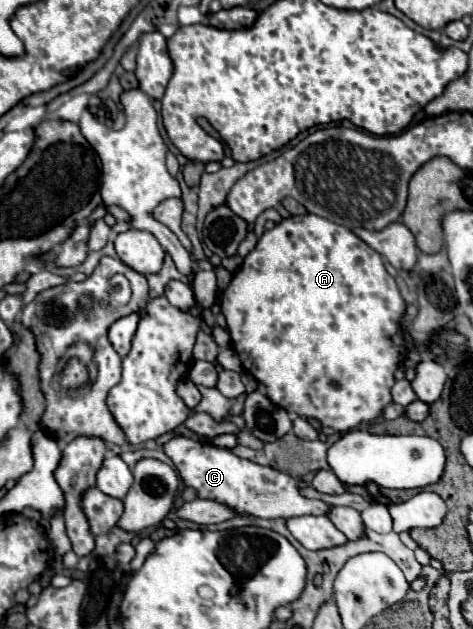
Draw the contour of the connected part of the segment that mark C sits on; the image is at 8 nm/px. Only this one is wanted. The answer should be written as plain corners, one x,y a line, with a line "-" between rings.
174,436
164,446
166,456
176,466
184,486
194,488
198,498
202,500
216,500
218,504
224,504
226,508
236,508
236,514
240,516
256,516
256,518
292,518
292,516
304,516
304,514
328,514
332,508
330,504
322,500
310,500
306,496
300,496
300,490
296,486
296,480
292,476
284,476
284,472
276,472
274,468
260,466
250,460
238,458
228,448
218,448
212,444
202,444
198,440
192,440
188,436

